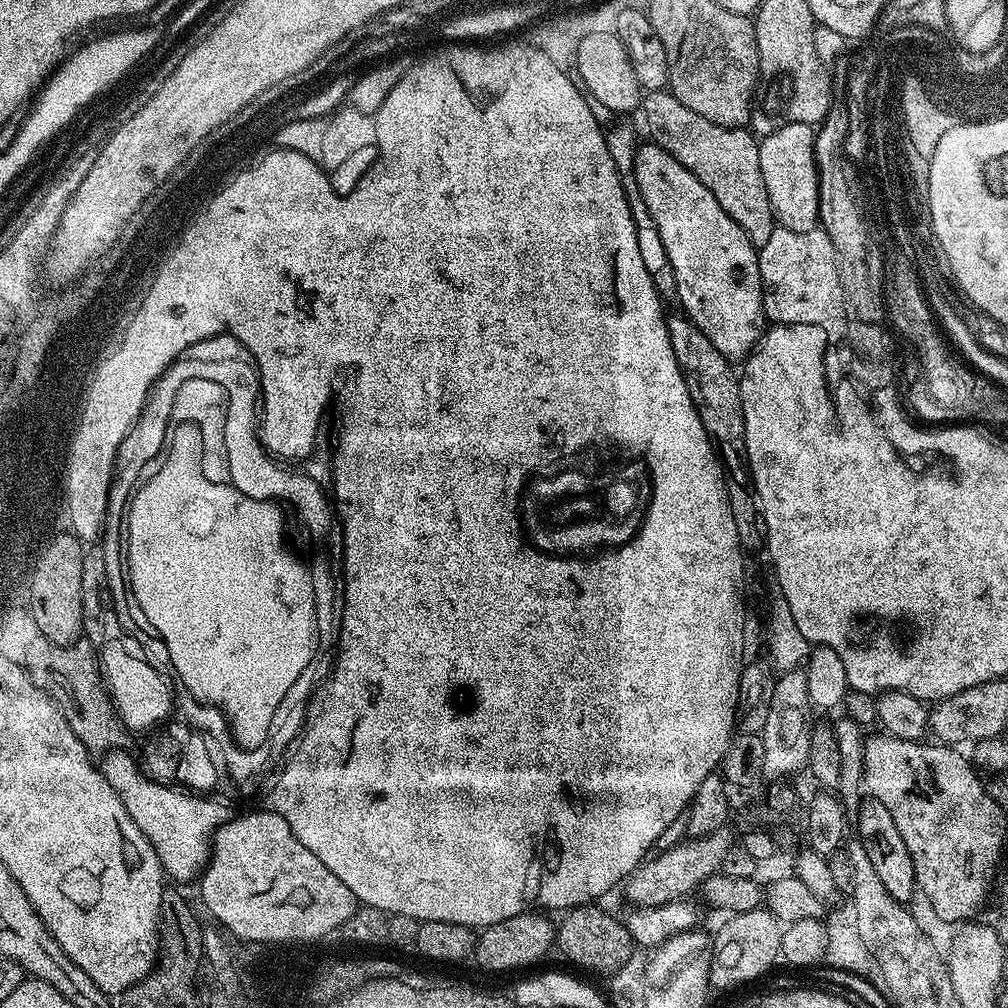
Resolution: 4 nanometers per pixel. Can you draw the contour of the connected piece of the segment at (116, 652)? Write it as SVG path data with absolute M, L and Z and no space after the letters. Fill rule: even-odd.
M105 639L99 645L98 659L104 682L108 685L108 693L116 704L116 713L124 719L129 729L148 728L155 720L164 722L169 719L172 692L168 689L163 674L134 645L127 644L124 640Z

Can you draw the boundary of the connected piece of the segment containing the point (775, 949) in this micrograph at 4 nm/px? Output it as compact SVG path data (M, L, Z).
M761 906L749 912L738 912L714 932L712 941L711 976L709 985L716 988L736 988L756 980L780 956L782 924L767 907Z

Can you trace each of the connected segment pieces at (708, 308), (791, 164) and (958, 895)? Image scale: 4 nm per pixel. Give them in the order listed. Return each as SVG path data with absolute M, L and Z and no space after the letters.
M654 142L641 143L633 164L632 175L637 178L638 190L642 199L650 210L654 226L661 235L663 246L673 268L677 282L678 304L684 308L689 320L692 320L714 342L714 346L726 359L740 362L755 348L760 337L766 331L766 317L764 314L764 287L760 277L760 257L758 249L746 238L742 226L718 206L718 198L678 162L662 146Z
M794 122L774 130L759 141L762 179L770 194L776 223L786 230L814 230L820 224L820 175L816 173L816 128Z
M869 735L864 742L863 787L871 799L882 802L882 806L890 810L890 818L894 818L894 826L898 826L898 834L902 834L906 850L910 850L919 895L928 899L933 914L948 924L956 924L959 920L971 921L971 914L984 899L1005 827L1003 816L1000 816L999 799L988 793L973 761L965 753L964 757L956 752L960 750L955 747L940 742L928 744L879 735Z

